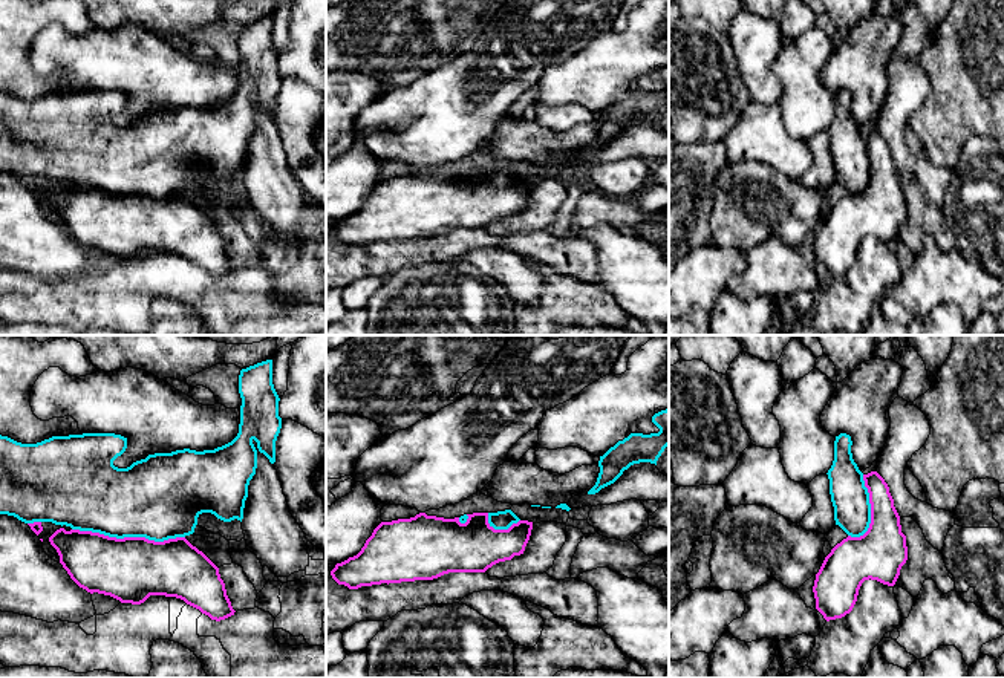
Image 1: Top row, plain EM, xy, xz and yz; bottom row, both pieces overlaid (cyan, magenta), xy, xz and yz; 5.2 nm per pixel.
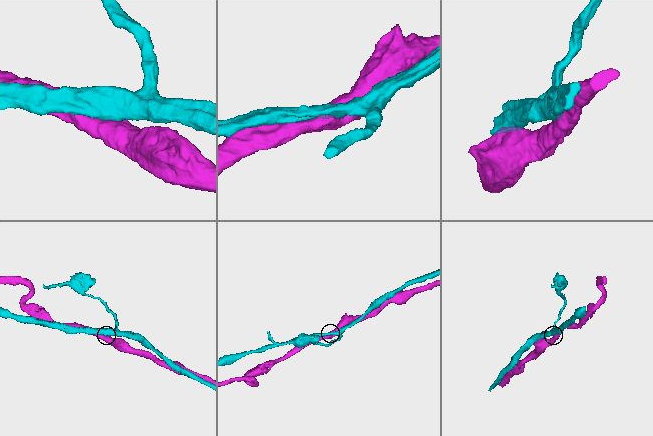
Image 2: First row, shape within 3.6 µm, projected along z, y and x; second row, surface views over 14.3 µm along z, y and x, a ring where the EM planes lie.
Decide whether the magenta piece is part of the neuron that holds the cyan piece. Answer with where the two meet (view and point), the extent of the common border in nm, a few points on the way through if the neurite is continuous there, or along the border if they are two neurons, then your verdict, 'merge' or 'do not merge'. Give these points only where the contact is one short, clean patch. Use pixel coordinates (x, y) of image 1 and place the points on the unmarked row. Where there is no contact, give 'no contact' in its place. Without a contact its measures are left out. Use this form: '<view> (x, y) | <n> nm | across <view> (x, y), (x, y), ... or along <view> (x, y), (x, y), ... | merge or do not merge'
xy (129, 193) | 600 nm | do not merge

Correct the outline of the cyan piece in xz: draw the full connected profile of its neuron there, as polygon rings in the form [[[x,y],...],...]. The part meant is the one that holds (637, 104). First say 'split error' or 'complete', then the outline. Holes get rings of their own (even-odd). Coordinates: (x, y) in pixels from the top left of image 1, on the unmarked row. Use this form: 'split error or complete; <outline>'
complete; [[[669,66],[655,70],[652,80],[660,86],[658,90],[631,90],[600,113],[600,130],[588,152],[595,152],[614,141],[634,121],[650,119],[657,122],[658,115],[669,103]]]

